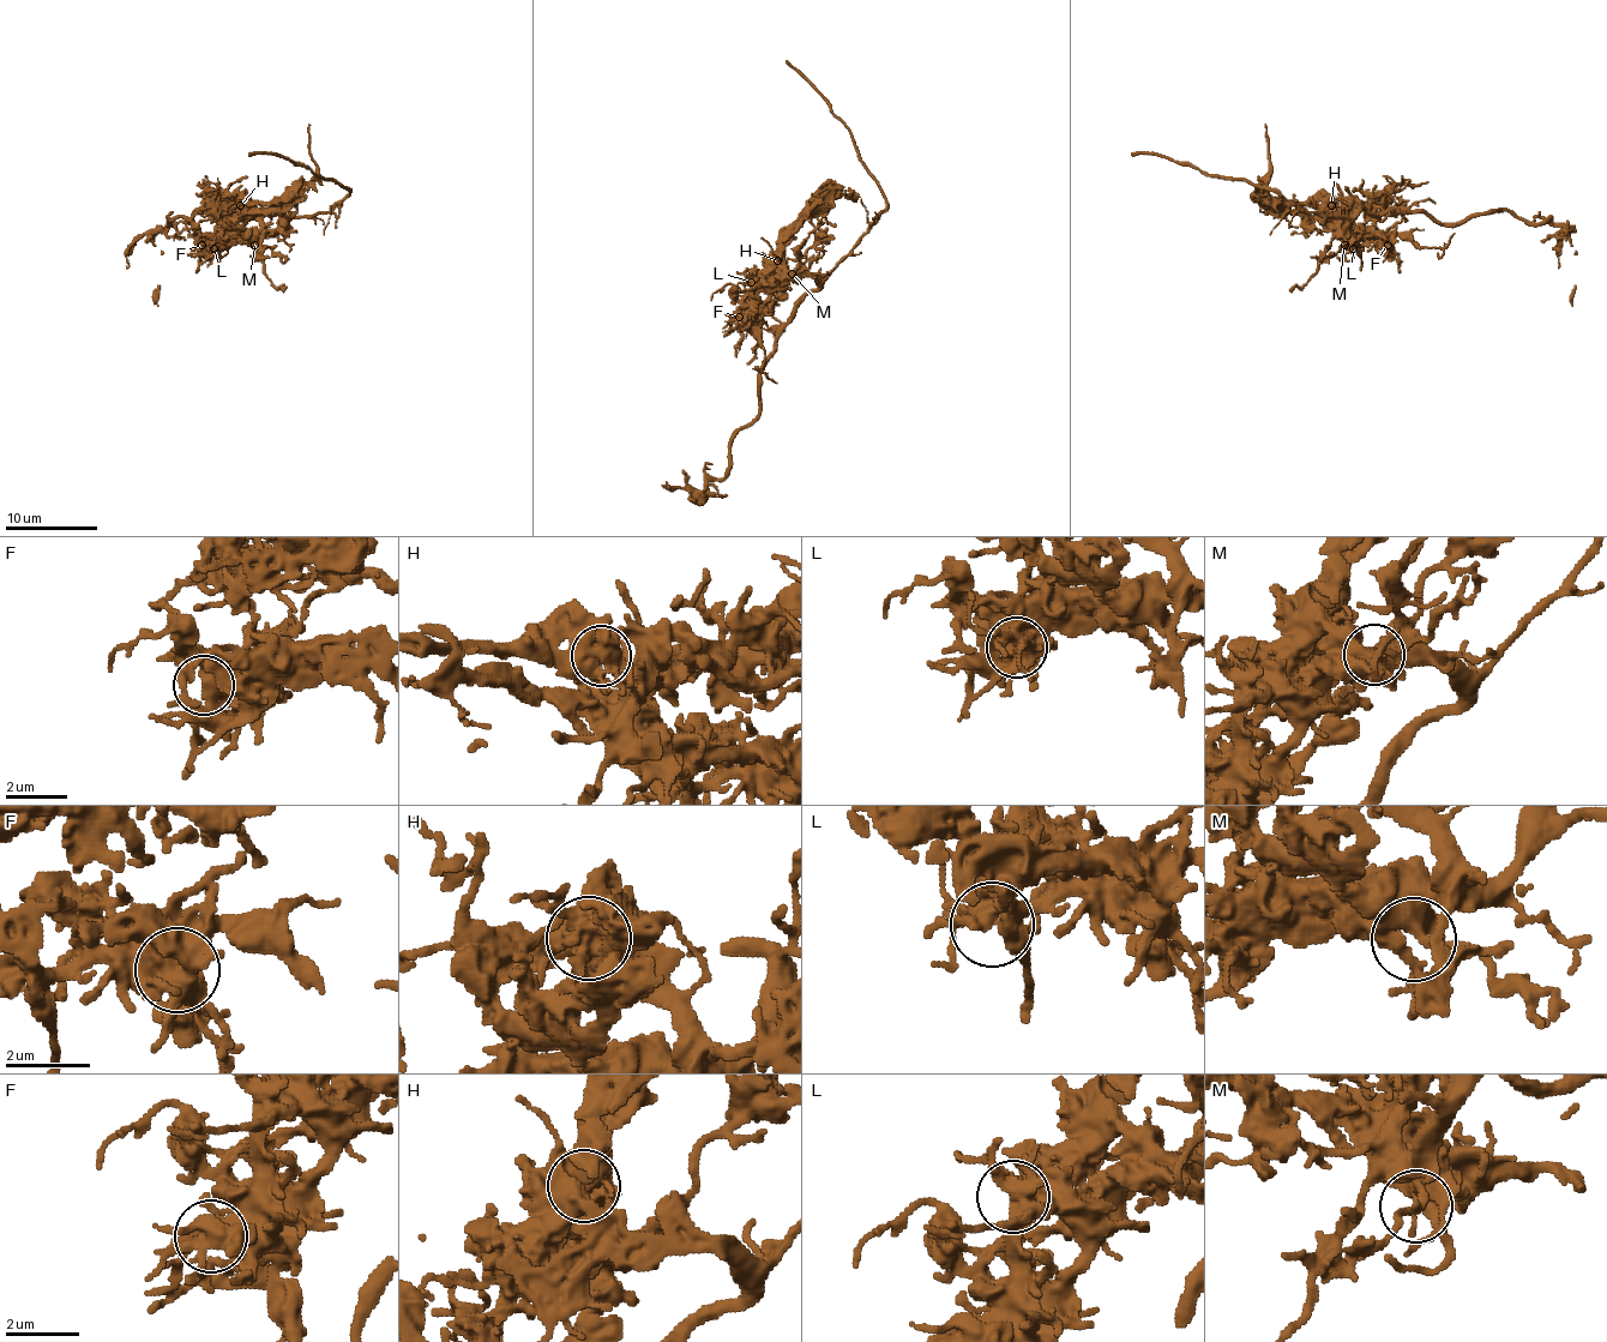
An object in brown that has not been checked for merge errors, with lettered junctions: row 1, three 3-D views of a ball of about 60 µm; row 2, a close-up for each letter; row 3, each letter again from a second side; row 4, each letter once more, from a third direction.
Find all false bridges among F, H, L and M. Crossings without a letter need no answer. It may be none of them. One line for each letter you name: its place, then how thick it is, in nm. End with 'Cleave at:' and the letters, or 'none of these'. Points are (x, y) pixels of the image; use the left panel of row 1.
H: place (240, 205); calibre 650 nm
Cleave at: H

